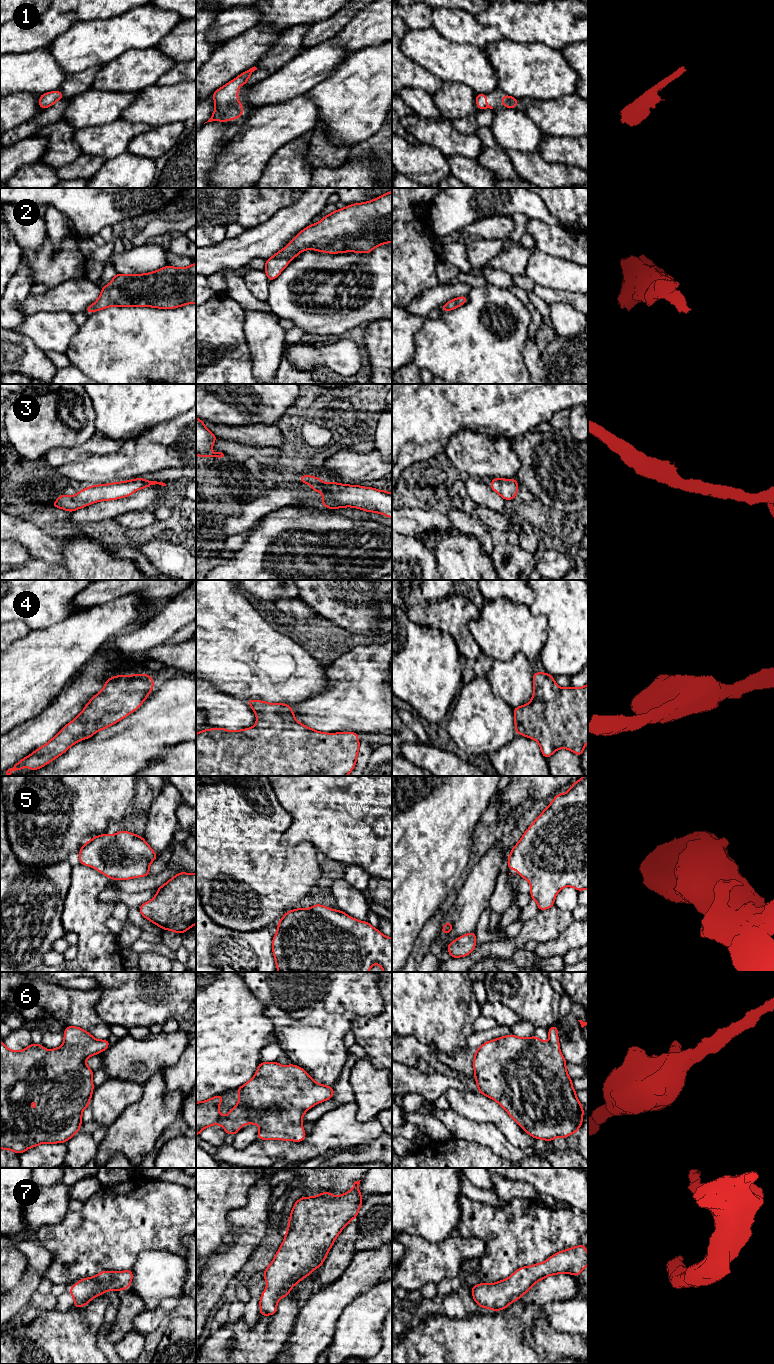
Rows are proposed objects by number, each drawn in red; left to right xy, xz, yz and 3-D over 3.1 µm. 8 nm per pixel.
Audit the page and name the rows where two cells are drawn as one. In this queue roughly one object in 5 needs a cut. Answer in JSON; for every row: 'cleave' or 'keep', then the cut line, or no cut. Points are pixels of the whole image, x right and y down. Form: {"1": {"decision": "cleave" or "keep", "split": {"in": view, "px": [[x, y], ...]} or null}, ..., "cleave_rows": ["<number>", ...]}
{"1": {"decision": "keep", "split": null}, "2": {"decision": "keep", "split": null}, "3": {"decision": "keep", "split": null}, "4": {"decision": "keep", "split": null}, "5": {"decision": "keep", "split": null}, "6": {"decision": "keep", "split": null}, "7": {"decision": "keep", "split": null}, "cleave_rows": []}

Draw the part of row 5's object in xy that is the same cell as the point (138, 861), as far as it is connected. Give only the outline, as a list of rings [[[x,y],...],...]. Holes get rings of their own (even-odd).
[[[122,830],[114,835],[106,832],[90,839],[79,851],[79,862],[95,868],[112,880],[128,880],[151,875],[149,865],[159,855],[151,849],[142,836]]]

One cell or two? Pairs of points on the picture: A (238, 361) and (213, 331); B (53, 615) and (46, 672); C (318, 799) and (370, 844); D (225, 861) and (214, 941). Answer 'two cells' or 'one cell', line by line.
A: one cell
B: two cells
C: one cell
D: two cells

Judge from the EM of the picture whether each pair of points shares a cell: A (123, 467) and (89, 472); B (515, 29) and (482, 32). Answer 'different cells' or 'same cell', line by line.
A: same cell
B: different cells

